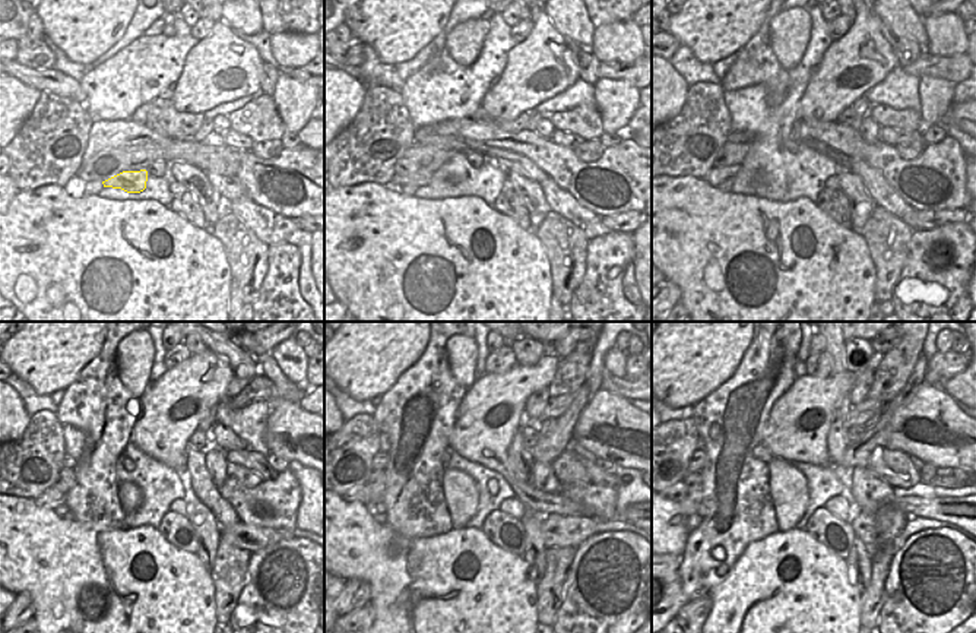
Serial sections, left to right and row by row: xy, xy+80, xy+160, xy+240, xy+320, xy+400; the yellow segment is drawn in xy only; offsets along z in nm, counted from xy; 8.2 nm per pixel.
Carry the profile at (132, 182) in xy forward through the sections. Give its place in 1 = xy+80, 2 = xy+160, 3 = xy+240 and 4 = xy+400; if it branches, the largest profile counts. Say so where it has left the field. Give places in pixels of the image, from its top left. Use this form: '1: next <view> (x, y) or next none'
1: next xy+80 (418, 180)
2: next xy+160 (716, 176)
3: next xy+240 (51, 499)
4: next xy+400 (681, 490)

